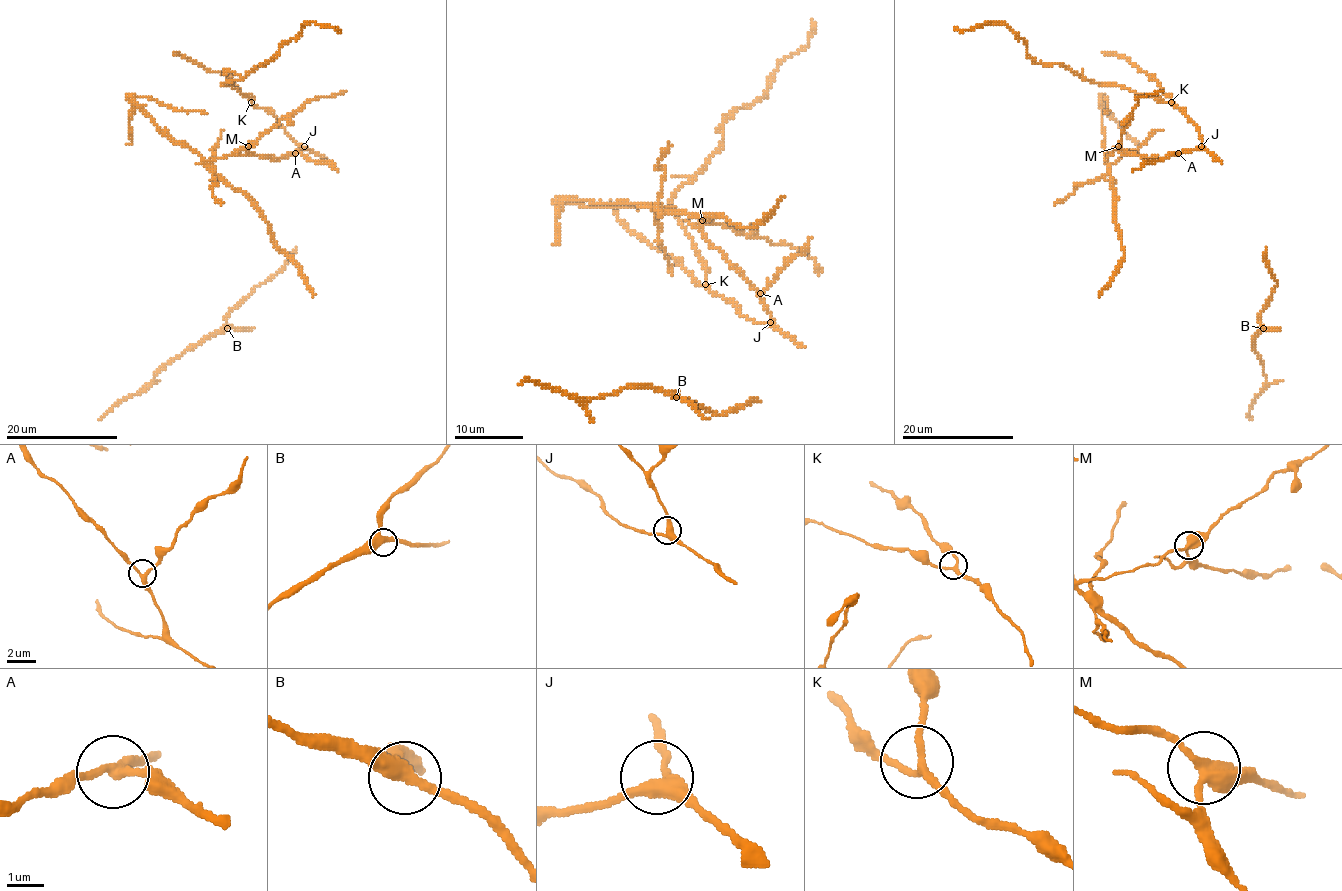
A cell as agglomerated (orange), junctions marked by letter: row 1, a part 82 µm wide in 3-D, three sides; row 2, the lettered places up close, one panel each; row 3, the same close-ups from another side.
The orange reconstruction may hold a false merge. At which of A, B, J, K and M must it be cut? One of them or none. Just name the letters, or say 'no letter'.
M

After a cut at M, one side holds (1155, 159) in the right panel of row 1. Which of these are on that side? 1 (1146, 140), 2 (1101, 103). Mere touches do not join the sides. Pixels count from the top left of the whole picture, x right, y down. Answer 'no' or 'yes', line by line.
1: no
2: no

